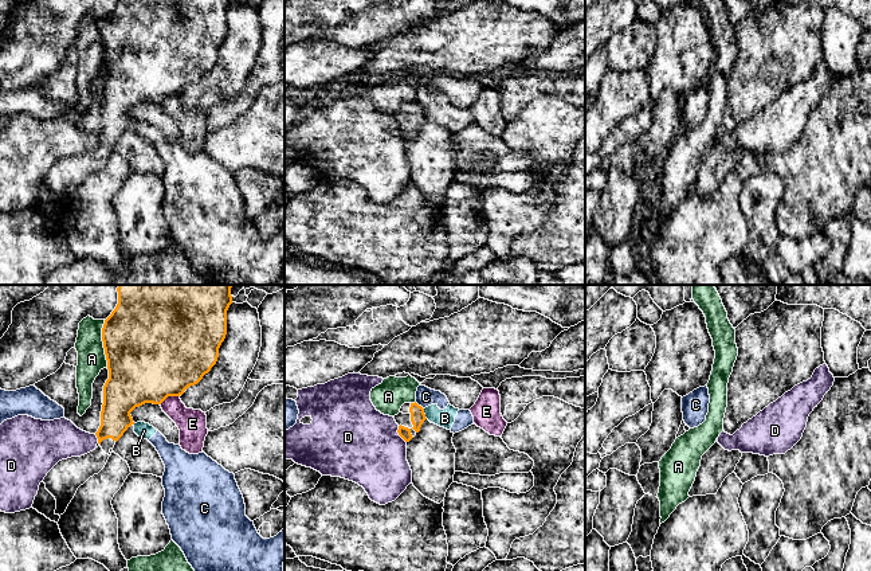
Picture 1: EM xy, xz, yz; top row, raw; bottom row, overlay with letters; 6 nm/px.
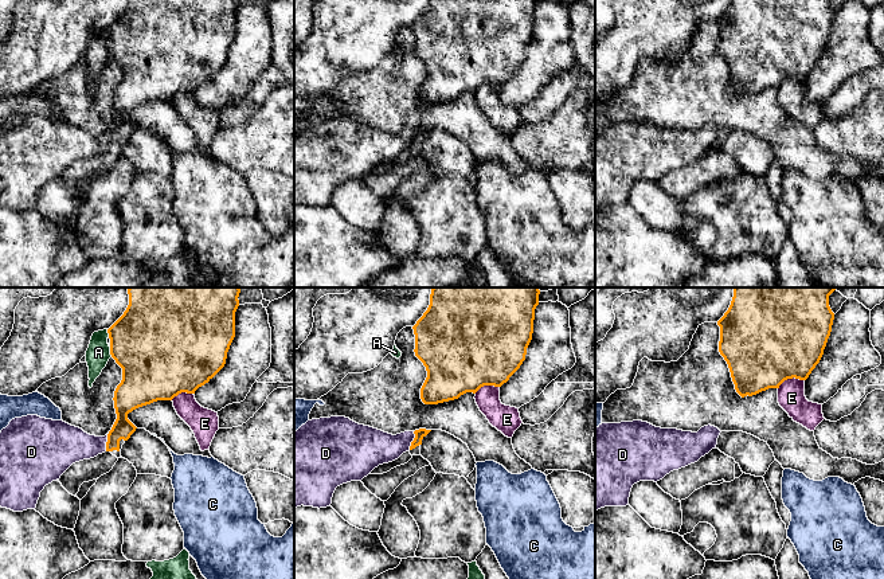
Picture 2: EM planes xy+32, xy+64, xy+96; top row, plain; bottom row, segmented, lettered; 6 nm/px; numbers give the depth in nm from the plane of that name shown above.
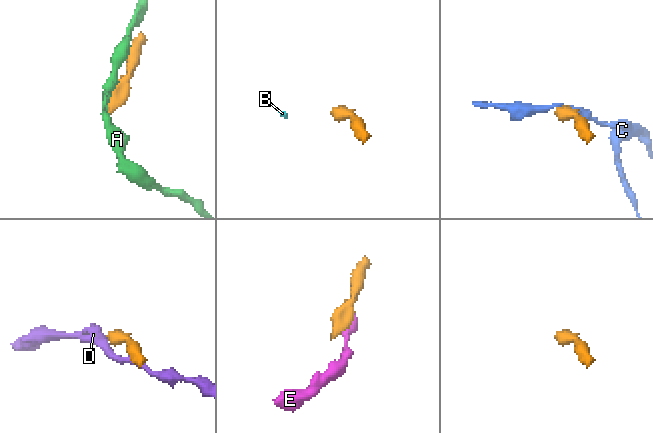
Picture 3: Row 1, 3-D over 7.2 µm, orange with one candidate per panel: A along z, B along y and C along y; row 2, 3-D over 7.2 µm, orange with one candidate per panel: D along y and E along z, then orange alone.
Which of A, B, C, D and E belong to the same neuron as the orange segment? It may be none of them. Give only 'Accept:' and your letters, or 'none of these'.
Accept: none of these

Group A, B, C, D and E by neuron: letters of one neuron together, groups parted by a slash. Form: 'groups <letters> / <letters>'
groups A / B C / D / E

